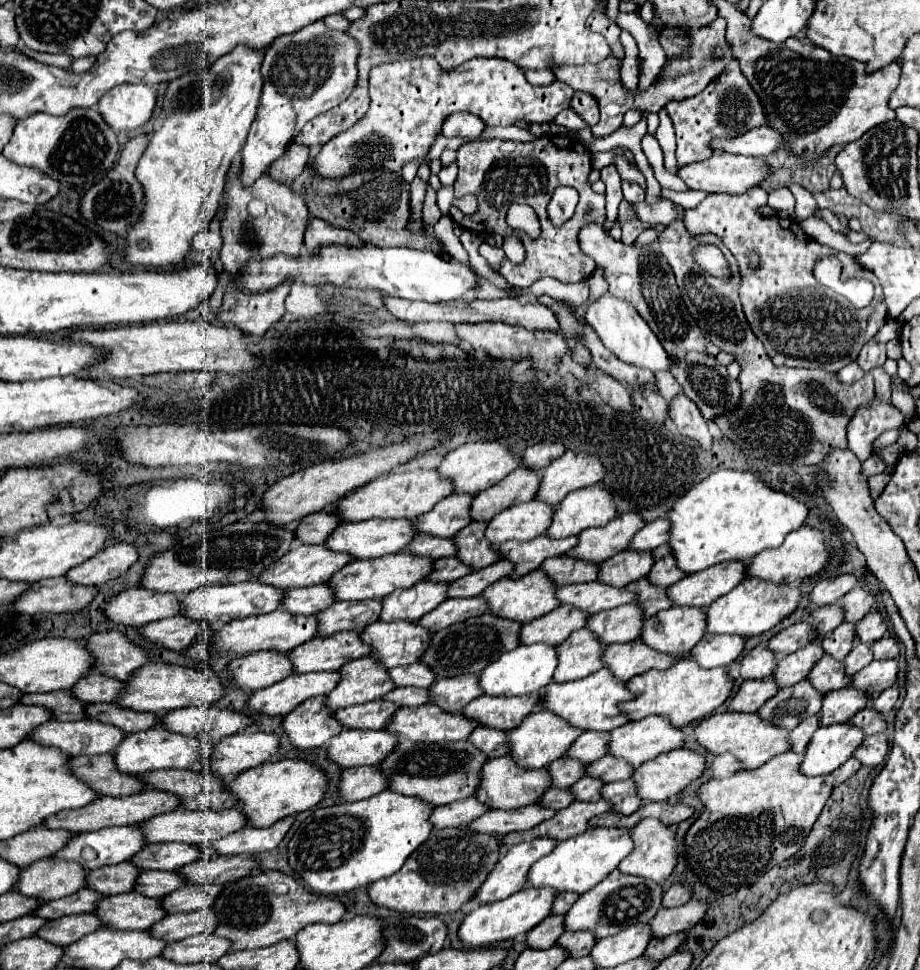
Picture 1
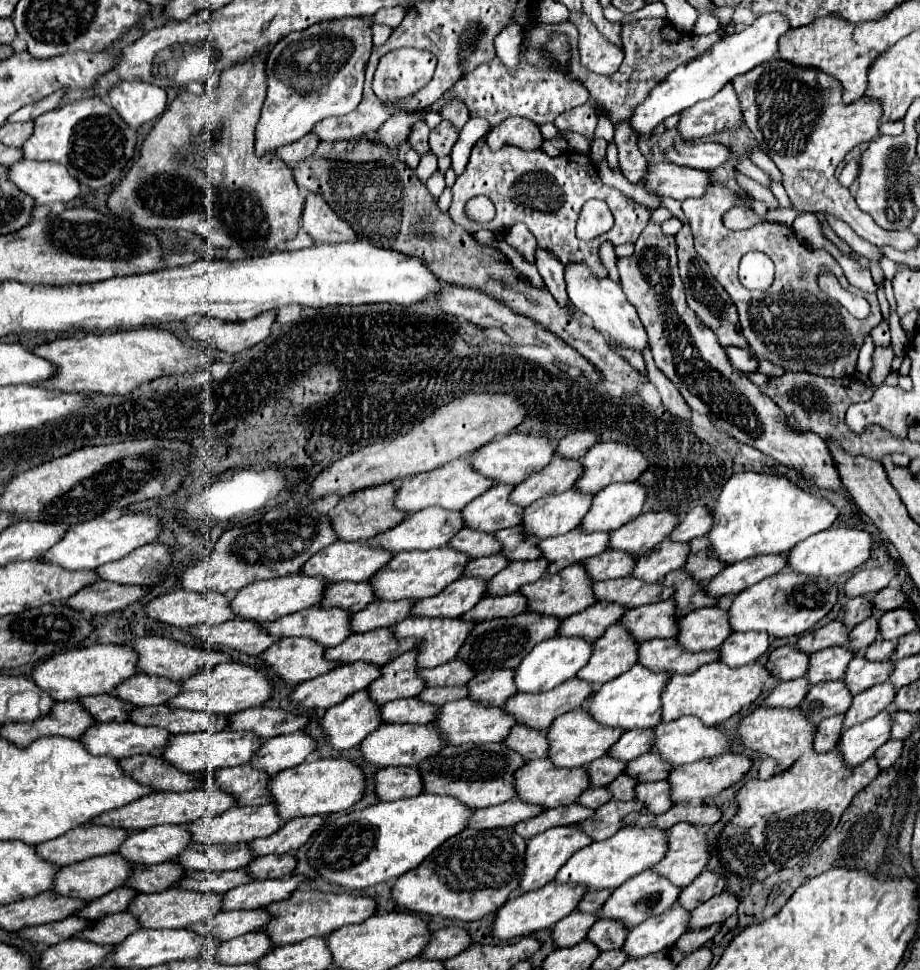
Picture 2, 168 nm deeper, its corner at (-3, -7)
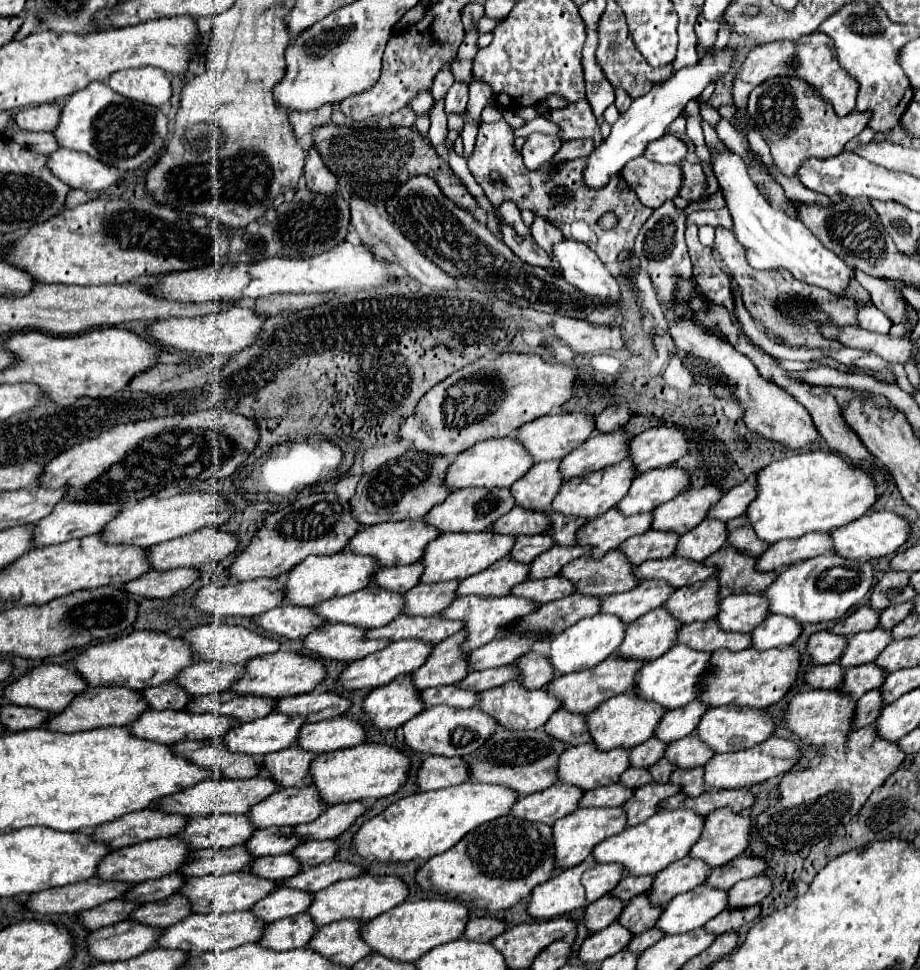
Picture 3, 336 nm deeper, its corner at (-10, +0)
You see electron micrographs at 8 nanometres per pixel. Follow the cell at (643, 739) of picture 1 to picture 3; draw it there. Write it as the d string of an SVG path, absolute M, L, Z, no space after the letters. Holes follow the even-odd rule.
M721 705L721 707L713 707L709 709L695 735L705 741L715 753L729 753L729 751L741 751L741 749L751 749L757 743L767 741L773 733L775 733L775 719L765 711L765 709L753 709L753 707L745 707L745 705Z

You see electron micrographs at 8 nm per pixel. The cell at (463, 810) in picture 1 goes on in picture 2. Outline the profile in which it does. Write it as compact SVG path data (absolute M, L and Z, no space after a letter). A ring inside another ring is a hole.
M510 800L498 806L490 806L490 808L480 808L474 810L474 814L470 816L470 826L474 830L488 830L488 828L508 828L514 826L522 820L528 820L536 814L540 814L544 808L528 804L528 802L518 802L518 800Z

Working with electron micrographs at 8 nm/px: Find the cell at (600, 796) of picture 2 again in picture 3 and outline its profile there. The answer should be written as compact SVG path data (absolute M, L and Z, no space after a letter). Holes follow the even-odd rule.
M629 767L625 771L625 775L621 775L621 783L627 783L627 787L641 787L645 783L651 783L651 773L649 769L635 769L635 767Z

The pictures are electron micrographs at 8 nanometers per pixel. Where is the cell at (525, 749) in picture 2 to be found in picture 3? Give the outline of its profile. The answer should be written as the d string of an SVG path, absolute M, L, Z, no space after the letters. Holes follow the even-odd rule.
M559 709L543 729L549 731L551 737L561 739L569 745L579 745L579 743L591 741L591 733L589 733L585 715L571 713L571 711L565 711L565 709Z

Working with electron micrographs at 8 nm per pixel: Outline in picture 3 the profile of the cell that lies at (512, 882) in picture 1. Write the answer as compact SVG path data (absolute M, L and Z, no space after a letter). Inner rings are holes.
M587 807L587 809L577 809L575 813L559 819L553 825L553 837L555 837L555 859L559 869L569 869L579 865L583 859L587 859L593 853L593 847L601 843L603 839L621 833L627 827L625 811L623 807Z

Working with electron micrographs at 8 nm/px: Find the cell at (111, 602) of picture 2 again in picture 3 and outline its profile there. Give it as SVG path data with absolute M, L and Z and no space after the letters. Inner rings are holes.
M193 567L169 569L169 571L149 571L143 577L125 583L125 589L131 595L171 597L171 595L191 587L199 577L201 577L201 571L193 569Z

